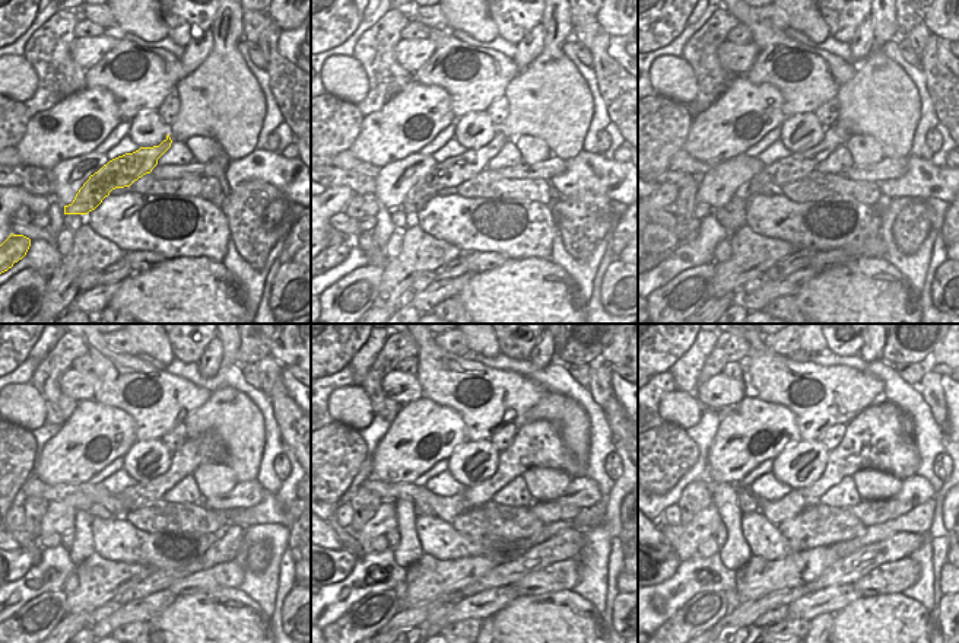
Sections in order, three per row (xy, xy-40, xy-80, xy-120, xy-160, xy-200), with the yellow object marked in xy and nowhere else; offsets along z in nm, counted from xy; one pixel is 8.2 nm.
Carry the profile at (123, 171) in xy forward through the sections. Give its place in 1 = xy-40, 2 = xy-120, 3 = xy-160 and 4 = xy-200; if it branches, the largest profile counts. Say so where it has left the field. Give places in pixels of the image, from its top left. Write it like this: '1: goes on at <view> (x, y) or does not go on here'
1: goes on at xy-40 (451, 172)
2: goes on at xy-120 (209, 448)
3: goes on at xy-160 (537, 443)
4: goes on at xy-200 (880, 438)

